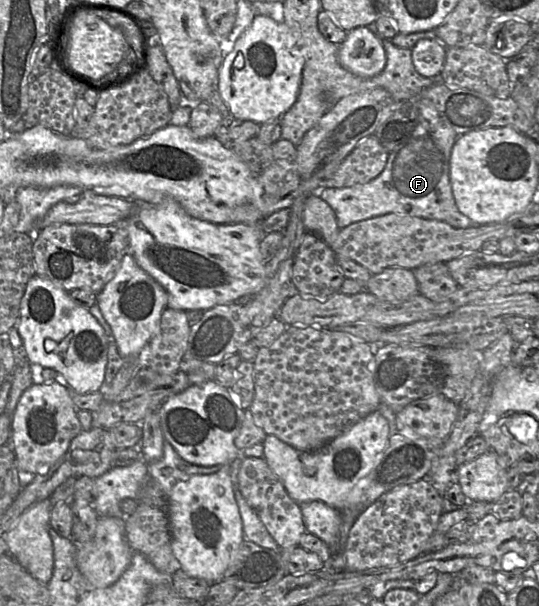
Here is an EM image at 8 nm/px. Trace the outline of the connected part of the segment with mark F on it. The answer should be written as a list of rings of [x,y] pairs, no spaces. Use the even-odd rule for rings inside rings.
[[[416,96],[408,101],[414,101],[418,110],[417,123],[411,134],[389,152],[386,165],[377,177],[365,184],[356,184],[344,188],[324,188],[314,194],[333,209],[340,229],[352,223],[388,213],[444,221],[455,228],[477,226],[457,208],[449,178],[451,150],[459,135],[444,122],[430,100]]]

